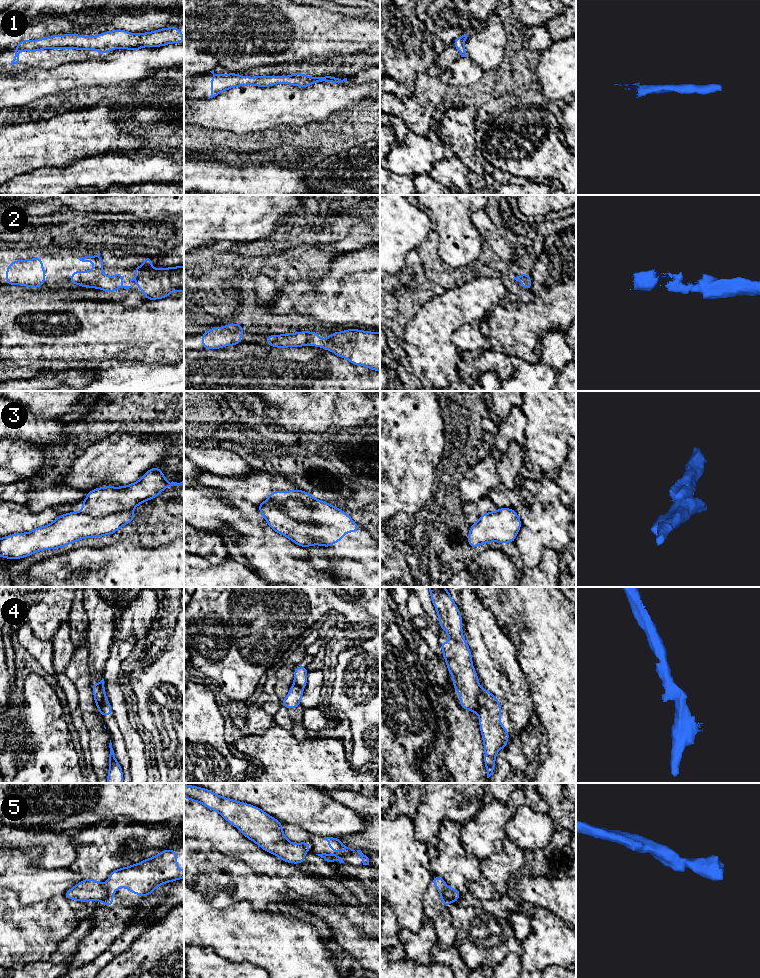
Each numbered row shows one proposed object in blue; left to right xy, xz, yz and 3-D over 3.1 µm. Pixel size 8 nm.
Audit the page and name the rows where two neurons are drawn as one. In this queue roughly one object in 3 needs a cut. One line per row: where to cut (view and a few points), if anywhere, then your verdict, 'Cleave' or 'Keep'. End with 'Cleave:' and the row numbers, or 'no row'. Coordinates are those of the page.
1: No split. Keep
2: No split. Keep
3: Split along xz (280, 506), (283, 512), (296, 519), (311, 520). Cleave
4: Split along xy (96, 683), (103, 695), (103, 715). Cleave
5: Split along xy (101, 885), (106, 892), (106, 897), (103, 900). Cleave
Cleave: 3, 4, 5

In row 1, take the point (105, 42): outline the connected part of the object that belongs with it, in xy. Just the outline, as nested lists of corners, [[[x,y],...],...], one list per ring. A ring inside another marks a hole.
[[[169,27],[153,32],[134,34],[117,29],[107,31],[92,37],[83,35],[66,34],[53,35],[37,40],[22,40],[16,43],[15,56],[11,65],[18,64],[21,51],[37,52],[45,48],[53,49],[95,49],[100,54],[105,54],[115,48],[137,51],[142,47],[162,47],[166,44],[181,43],[184,41],[180,28]]]

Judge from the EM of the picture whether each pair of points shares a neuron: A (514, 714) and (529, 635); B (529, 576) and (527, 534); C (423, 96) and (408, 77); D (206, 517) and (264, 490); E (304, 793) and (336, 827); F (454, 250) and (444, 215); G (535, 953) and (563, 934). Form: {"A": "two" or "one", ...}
{"A": "two", "B": "two", "C": "two", "D": "two", "E": "one", "F": "one", "G": "one"}

